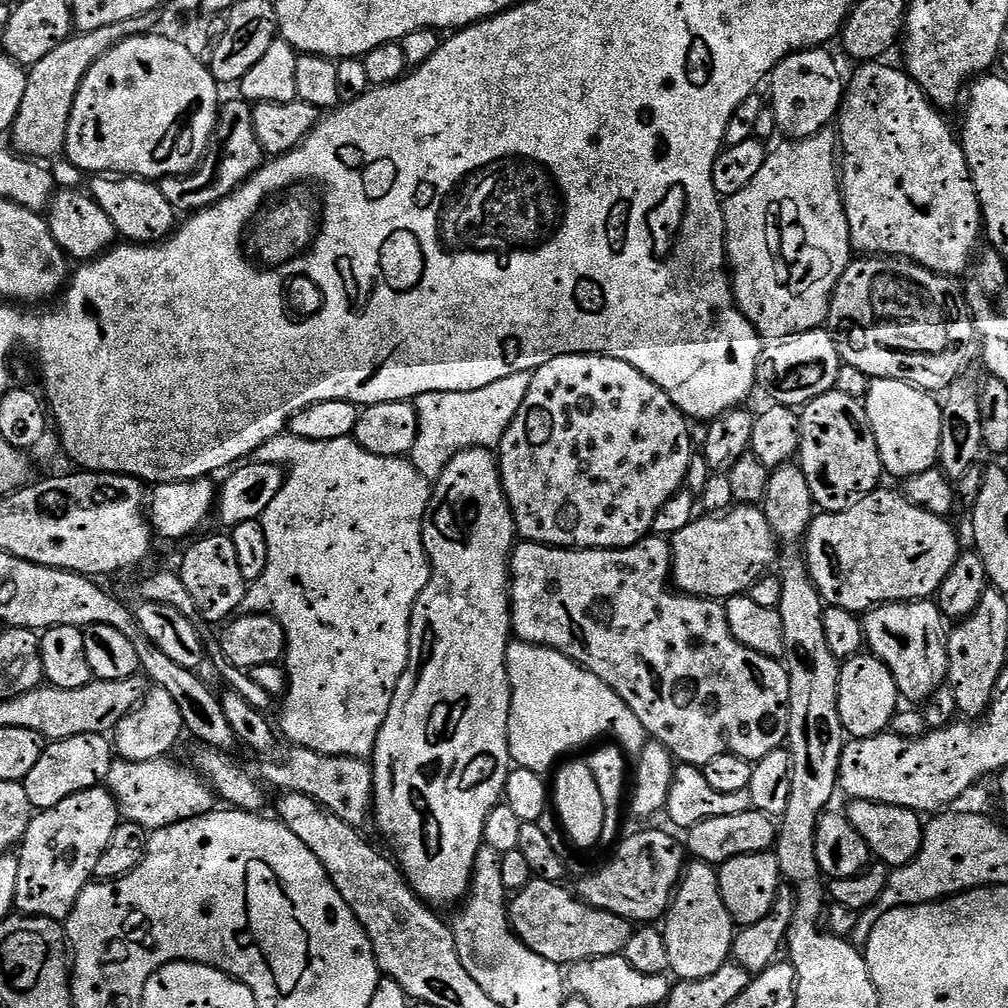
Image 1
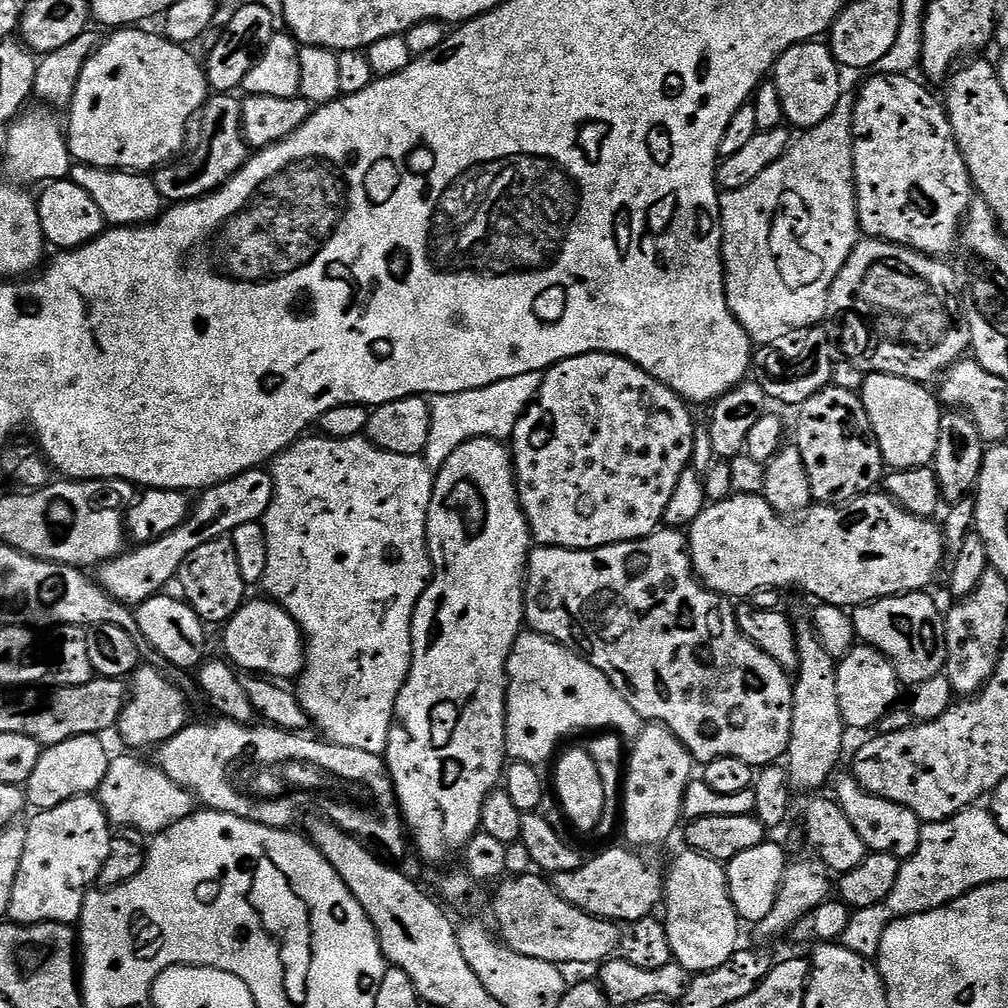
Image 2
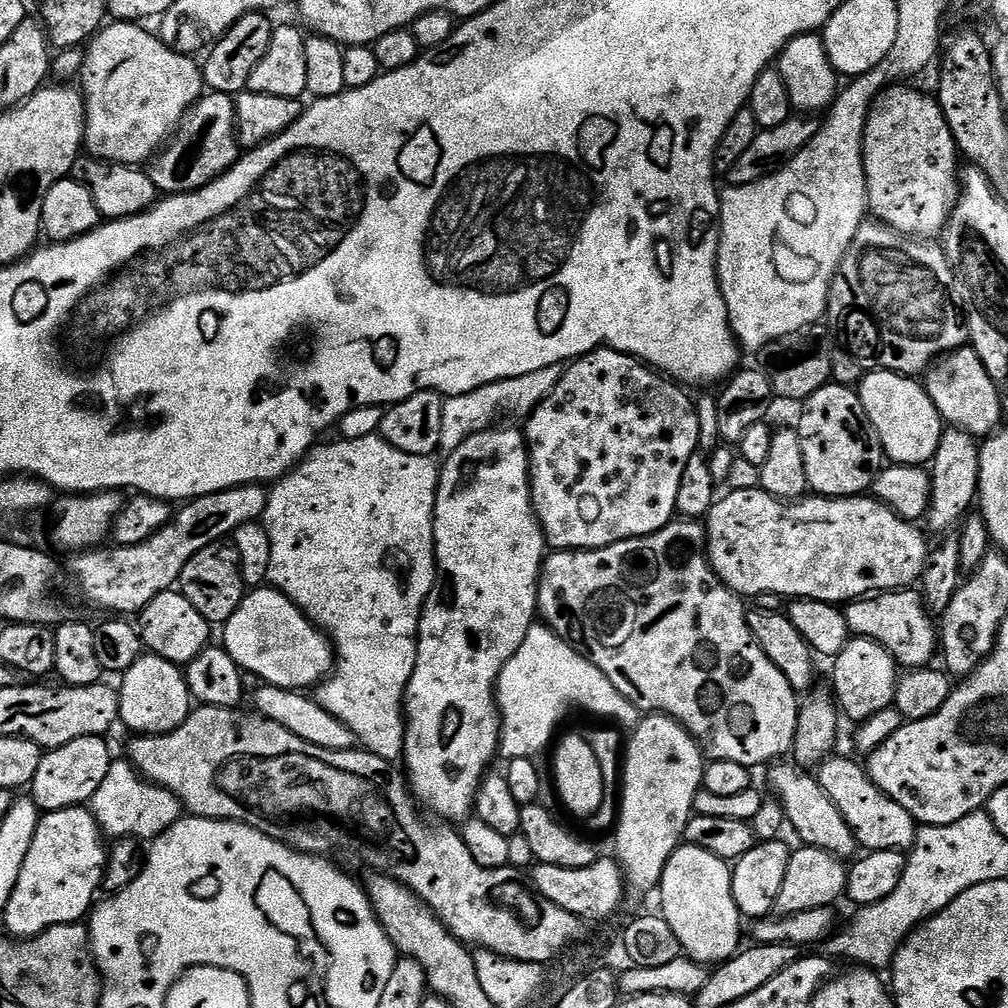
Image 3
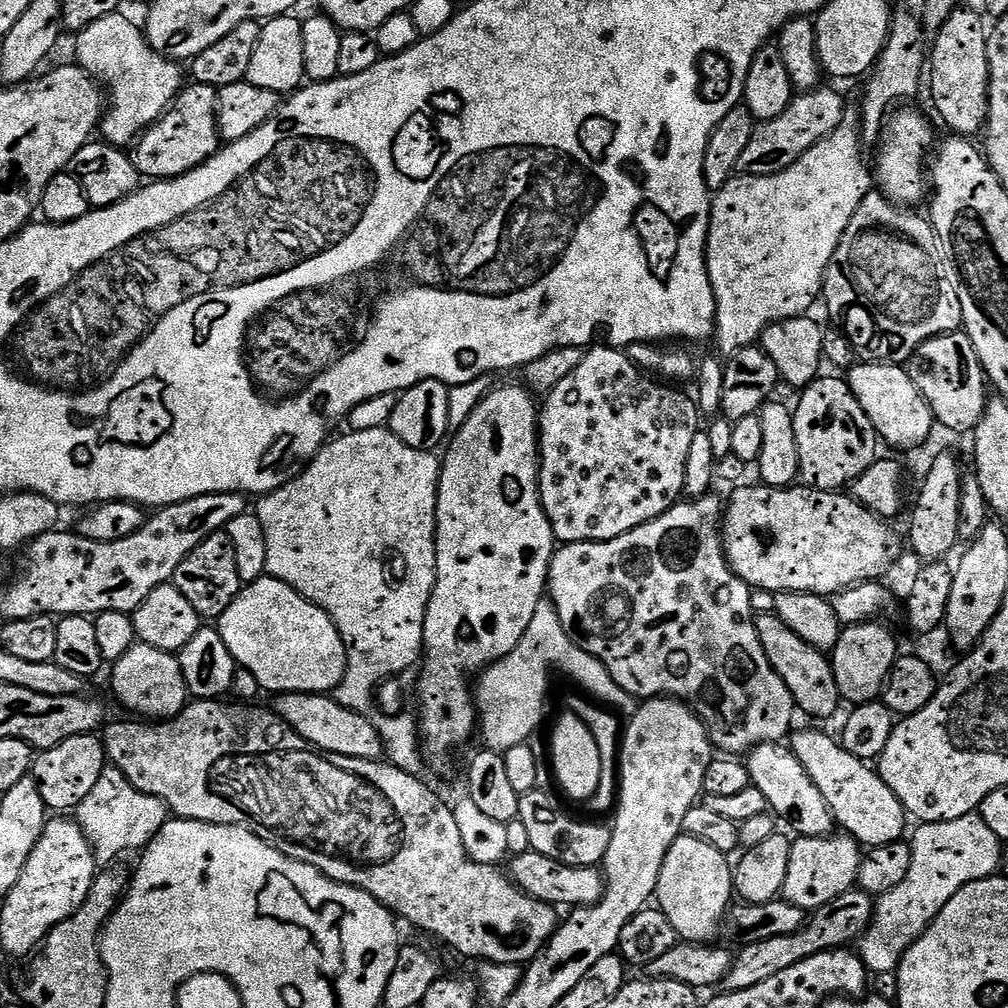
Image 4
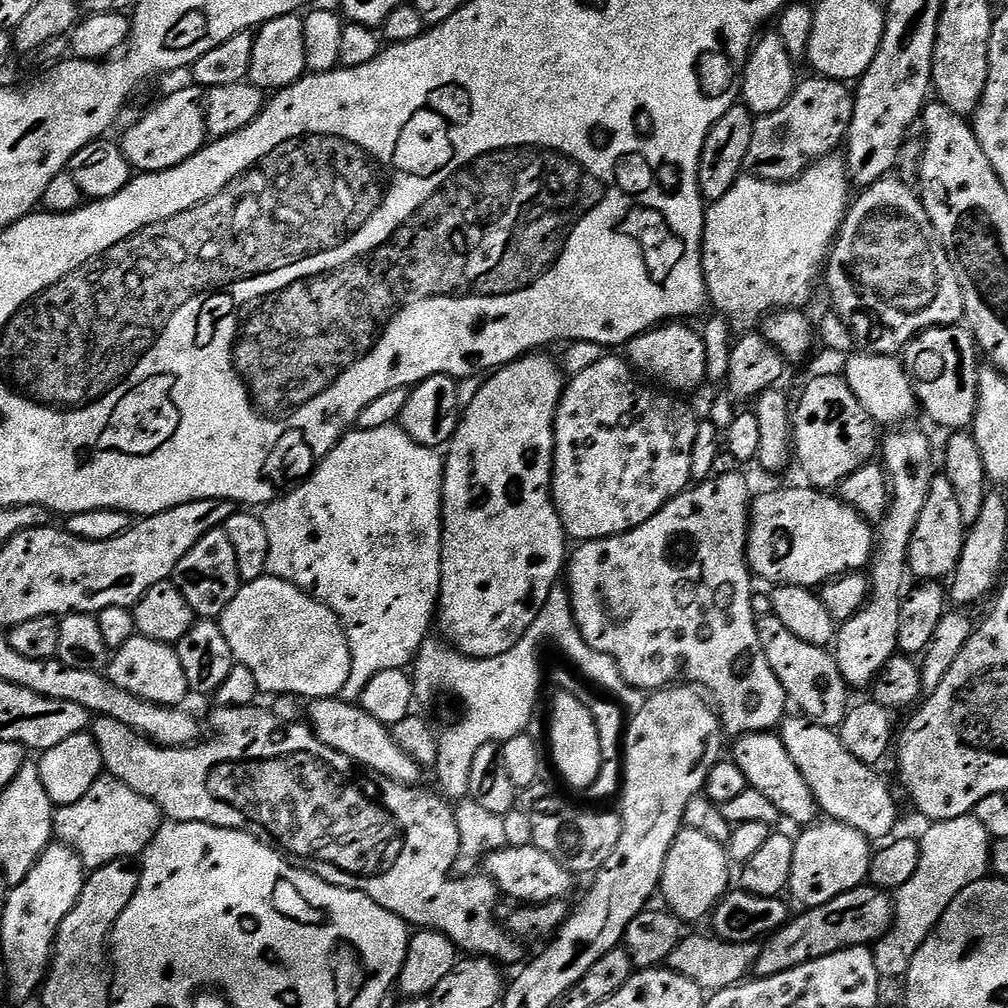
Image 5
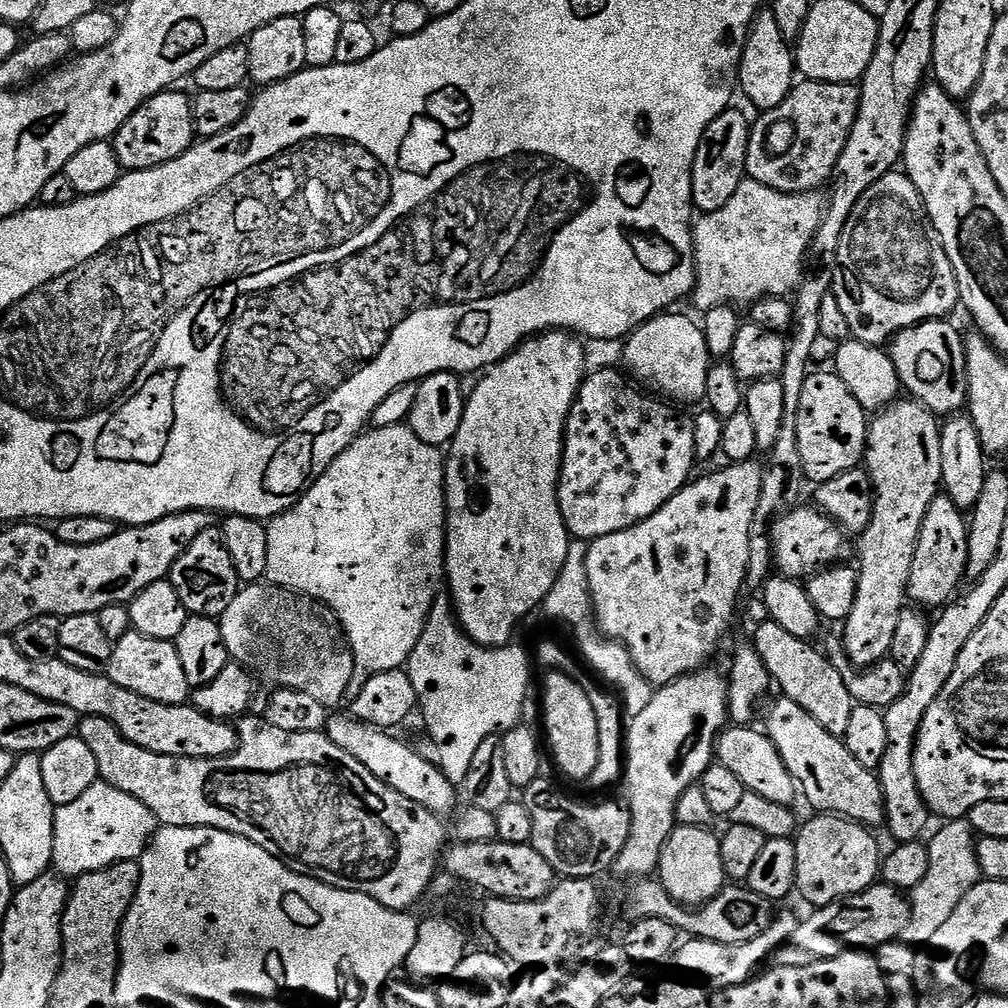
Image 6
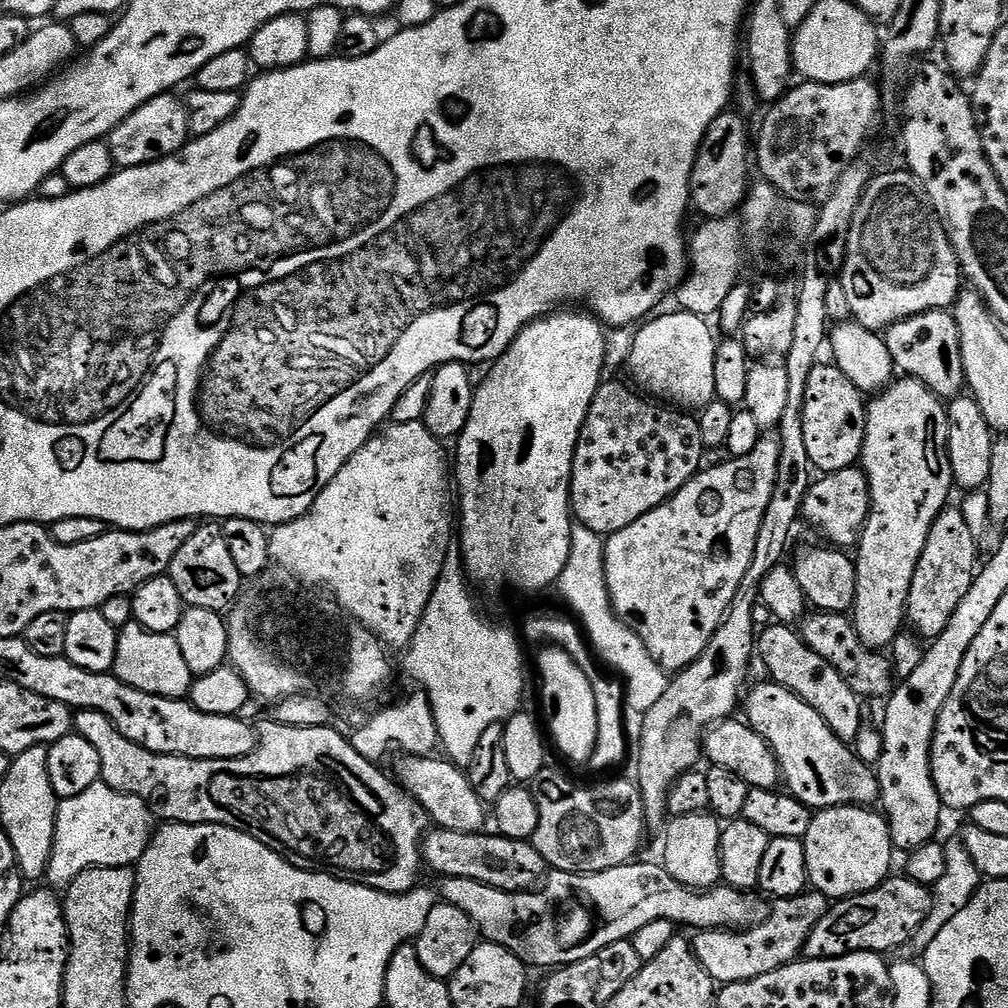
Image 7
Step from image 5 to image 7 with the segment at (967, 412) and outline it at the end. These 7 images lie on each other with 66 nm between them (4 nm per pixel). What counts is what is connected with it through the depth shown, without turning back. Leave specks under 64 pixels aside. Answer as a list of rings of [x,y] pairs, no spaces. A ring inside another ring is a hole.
[[[935,308],[897,324],[886,330],[892,363],[905,377],[922,382],[934,395],[955,398],[965,391],[964,362],[958,334],[958,322],[951,311]]]

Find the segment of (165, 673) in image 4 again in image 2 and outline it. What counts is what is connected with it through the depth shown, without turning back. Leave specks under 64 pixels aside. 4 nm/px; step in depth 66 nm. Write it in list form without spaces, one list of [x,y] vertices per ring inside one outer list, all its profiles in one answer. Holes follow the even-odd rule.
[[[141,666],[136,669],[130,680],[130,695],[127,697],[124,713],[118,721],[118,733],[132,750],[155,749],[174,738],[190,723],[188,704],[184,701],[183,694],[158,669],[152,667],[156,666]]]

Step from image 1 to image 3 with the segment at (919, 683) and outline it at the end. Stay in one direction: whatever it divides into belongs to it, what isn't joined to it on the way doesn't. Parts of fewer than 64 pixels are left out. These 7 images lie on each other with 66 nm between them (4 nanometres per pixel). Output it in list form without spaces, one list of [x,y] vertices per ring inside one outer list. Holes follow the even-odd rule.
[[[893,590],[853,600],[842,613],[853,637],[878,642],[896,659],[897,665],[905,669],[931,665],[932,655],[937,655],[937,625],[928,617],[929,609],[922,603],[921,597],[912,590]]]

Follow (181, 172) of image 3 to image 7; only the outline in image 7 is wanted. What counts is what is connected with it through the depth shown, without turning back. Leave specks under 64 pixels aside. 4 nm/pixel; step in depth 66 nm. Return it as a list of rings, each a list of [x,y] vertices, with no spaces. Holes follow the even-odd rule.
[[[176,94],[155,96],[150,102],[138,106],[138,110],[134,110],[134,114],[127,116],[106,137],[113,165],[120,170],[141,168],[154,163],[155,160],[163,160],[165,156],[181,152],[189,140],[188,105],[181,97],[179,100]]]

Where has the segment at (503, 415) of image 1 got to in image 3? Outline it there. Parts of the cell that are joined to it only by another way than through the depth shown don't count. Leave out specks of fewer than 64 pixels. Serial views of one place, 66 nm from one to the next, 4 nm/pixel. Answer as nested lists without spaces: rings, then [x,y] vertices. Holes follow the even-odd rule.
[[[554,364],[546,366],[542,370],[534,370],[522,378],[510,378],[509,380],[499,380],[493,384],[482,386],[478,390],[470,390],[466,394],[449,396],[444,401],[442,410],[442,438],[440,448],[445,453],[455,450],[466,438],[470,438],[475,432],[482,432],[489,427],[491,416],[496,416],[499,412],[524,412],[531,413],[536,405],[543,402],[554,390],[556,383],[564,377],[564,364]]]

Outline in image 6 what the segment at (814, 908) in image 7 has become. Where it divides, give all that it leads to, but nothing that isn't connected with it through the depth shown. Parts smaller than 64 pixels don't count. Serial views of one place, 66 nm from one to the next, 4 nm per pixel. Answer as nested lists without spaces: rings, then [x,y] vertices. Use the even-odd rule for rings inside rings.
[[[777,915],[776,919],[763,934],[758,934],[758,938],[750,938],[750,942],[716,942],[707,940],[701,936],[693,936],[685,939],[679,945],[678,957],[693,977],[707,982],[709,985],[720,984],[721,989],[733,988],[736,984],[746,984],[761,971],[764,959],[771,957],[781,946],[791,940],[796,930],[797,917]]]

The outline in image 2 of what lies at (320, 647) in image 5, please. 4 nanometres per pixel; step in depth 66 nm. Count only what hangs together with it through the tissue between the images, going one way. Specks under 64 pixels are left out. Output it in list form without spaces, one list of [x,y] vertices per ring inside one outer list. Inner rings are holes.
[[[267,598],[249,599],[229,618],[223,632],[227,659],[245,673],[263,674],[268,678],[296,678],[304,670],[304,633],[278,603]]]

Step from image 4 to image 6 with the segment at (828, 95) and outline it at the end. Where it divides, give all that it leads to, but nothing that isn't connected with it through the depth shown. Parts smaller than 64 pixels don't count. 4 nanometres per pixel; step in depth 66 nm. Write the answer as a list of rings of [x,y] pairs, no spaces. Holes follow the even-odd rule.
[[[804,80],[793,87],[782,106],[755,117],[746,162],[747,175],[779,192],[816,192],[836,175],[838,158],[860,113],[861,89],[855,83],[828,84]]]

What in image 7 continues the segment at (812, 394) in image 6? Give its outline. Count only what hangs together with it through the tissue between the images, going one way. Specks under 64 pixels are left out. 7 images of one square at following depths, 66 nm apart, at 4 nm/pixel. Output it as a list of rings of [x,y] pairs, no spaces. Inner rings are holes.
[[[817,363],[810,371],[809,381],[806,383],[805,406],[802,414],[802,434],[806,434],[806,454],[813,469],[821,473],[837,472],[853,467],[863,457],[864,439],[866,438],[866,426],[868,425],[868,410],[865,397],[860,389],[842,374],[842,370],[835,363]]]

